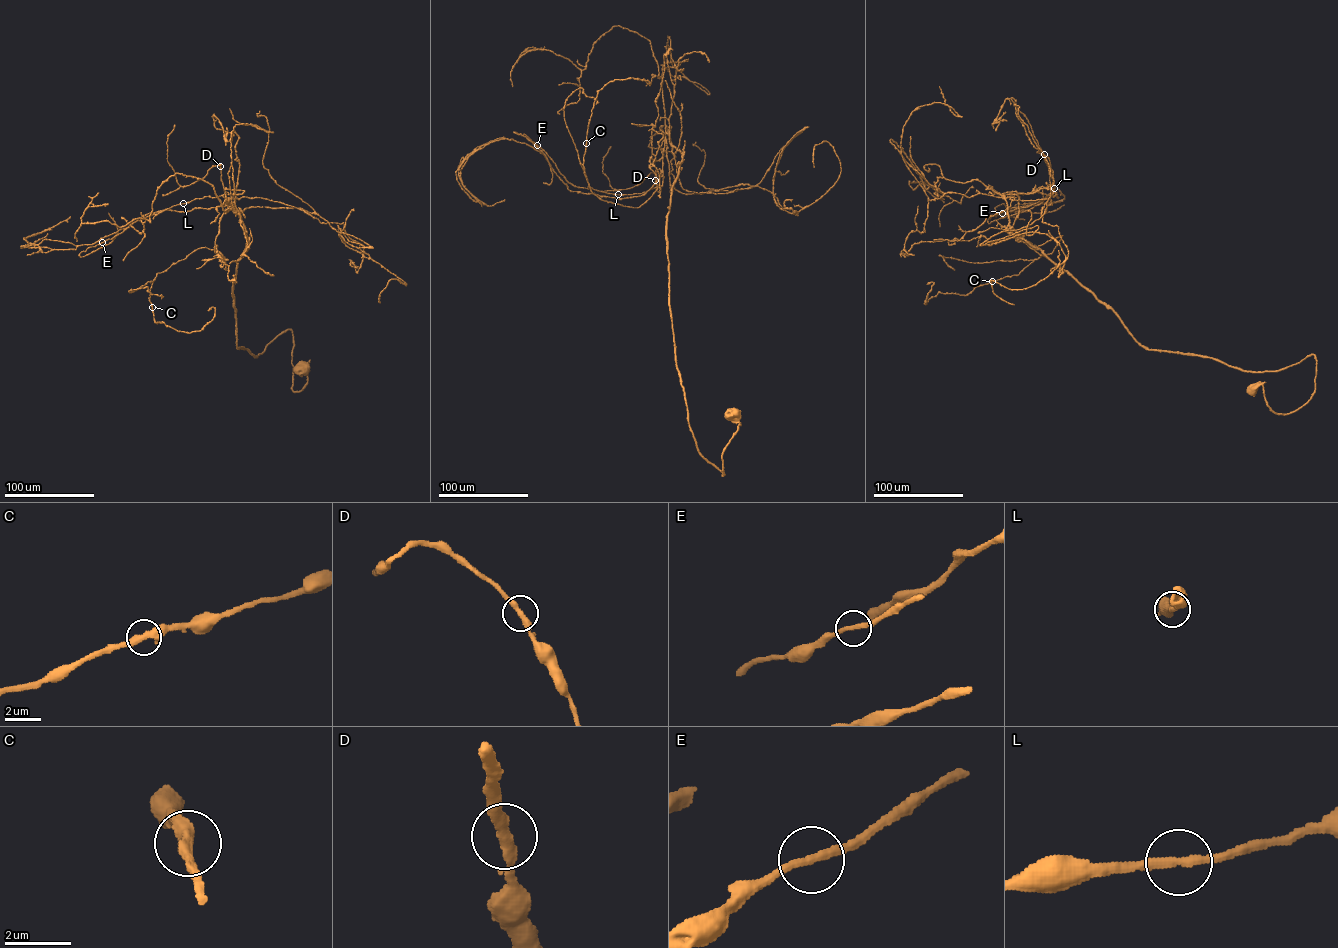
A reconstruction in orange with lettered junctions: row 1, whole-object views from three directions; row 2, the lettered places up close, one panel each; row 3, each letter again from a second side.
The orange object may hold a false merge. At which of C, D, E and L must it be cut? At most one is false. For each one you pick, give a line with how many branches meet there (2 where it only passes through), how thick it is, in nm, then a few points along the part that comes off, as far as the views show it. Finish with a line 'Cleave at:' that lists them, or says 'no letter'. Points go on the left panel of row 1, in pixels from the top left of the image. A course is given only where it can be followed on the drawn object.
Cleave at: no letter

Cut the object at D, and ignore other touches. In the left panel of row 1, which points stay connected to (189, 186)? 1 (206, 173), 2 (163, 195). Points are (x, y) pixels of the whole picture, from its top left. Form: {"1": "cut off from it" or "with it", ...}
{"1": "with it", "2": "with it"}

